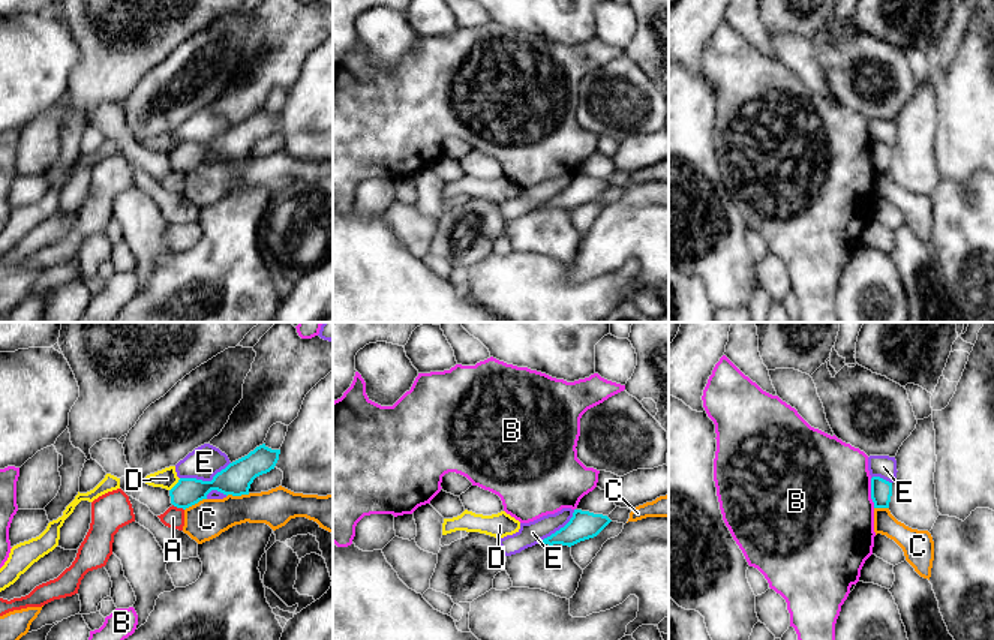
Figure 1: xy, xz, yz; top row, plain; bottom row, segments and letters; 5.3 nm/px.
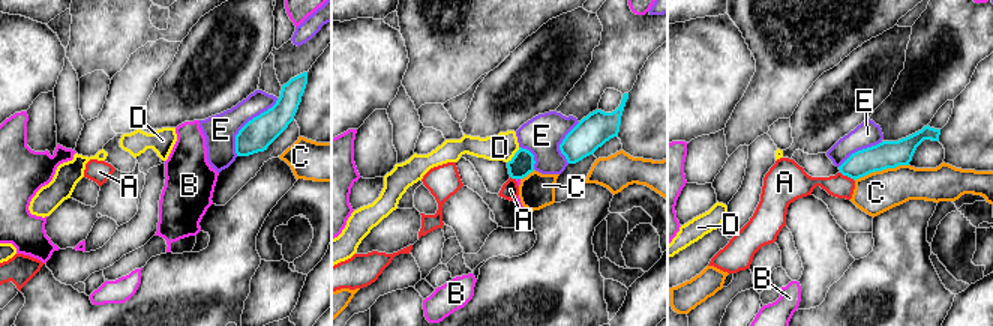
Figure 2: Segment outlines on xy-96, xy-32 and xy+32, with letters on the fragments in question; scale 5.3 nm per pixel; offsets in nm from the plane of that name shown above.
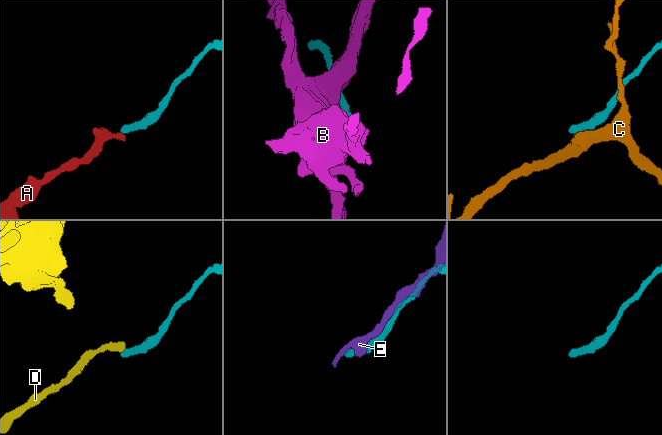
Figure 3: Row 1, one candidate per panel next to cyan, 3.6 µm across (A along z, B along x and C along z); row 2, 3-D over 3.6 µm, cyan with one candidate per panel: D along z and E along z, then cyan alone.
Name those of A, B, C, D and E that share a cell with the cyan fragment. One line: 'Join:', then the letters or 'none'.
Join: none

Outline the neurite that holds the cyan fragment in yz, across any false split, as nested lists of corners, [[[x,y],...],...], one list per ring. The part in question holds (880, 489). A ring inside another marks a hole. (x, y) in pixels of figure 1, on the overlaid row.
[[[871,478],[871,499],[874,502],[874,508],[889,508],[892,496],[892,483],[880,478]]]

